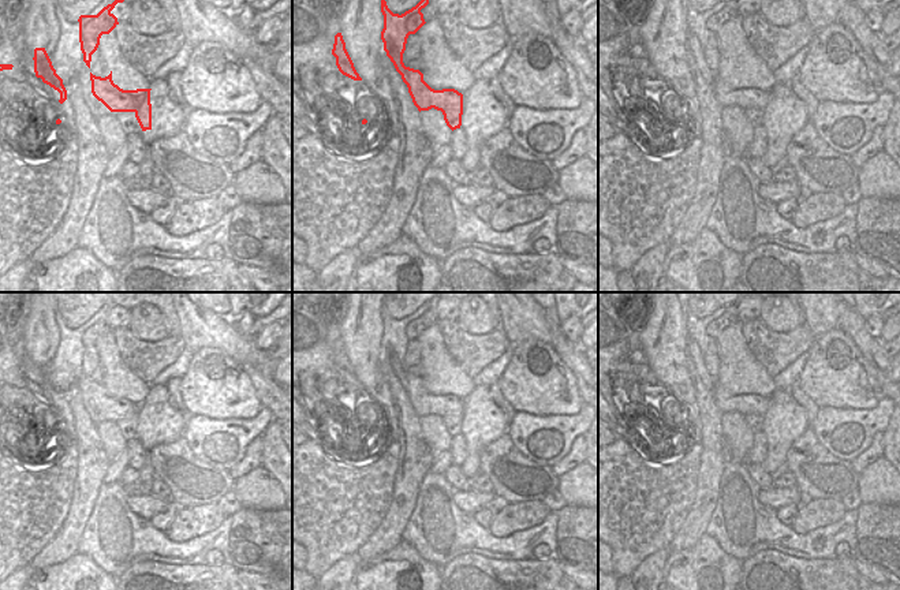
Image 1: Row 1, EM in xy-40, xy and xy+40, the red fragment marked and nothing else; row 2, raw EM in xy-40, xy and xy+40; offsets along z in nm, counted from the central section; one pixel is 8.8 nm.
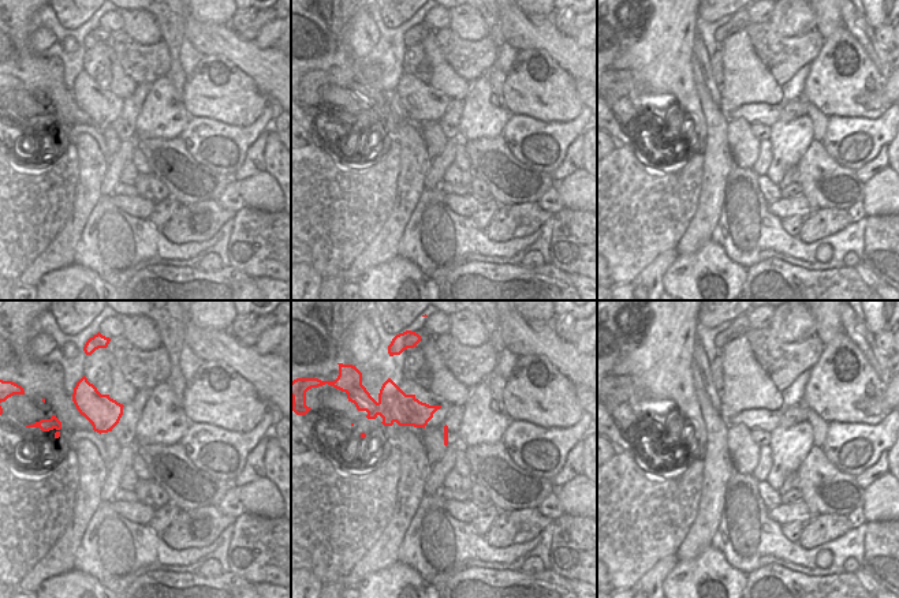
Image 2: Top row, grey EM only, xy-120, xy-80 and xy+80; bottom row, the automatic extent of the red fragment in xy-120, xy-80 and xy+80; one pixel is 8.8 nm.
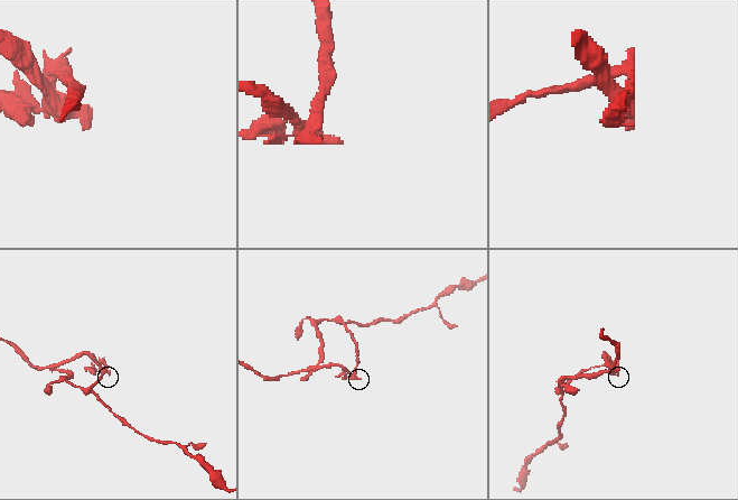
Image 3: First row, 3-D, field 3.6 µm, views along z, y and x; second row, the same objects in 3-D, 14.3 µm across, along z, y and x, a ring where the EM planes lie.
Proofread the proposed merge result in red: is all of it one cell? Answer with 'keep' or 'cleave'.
cleave

